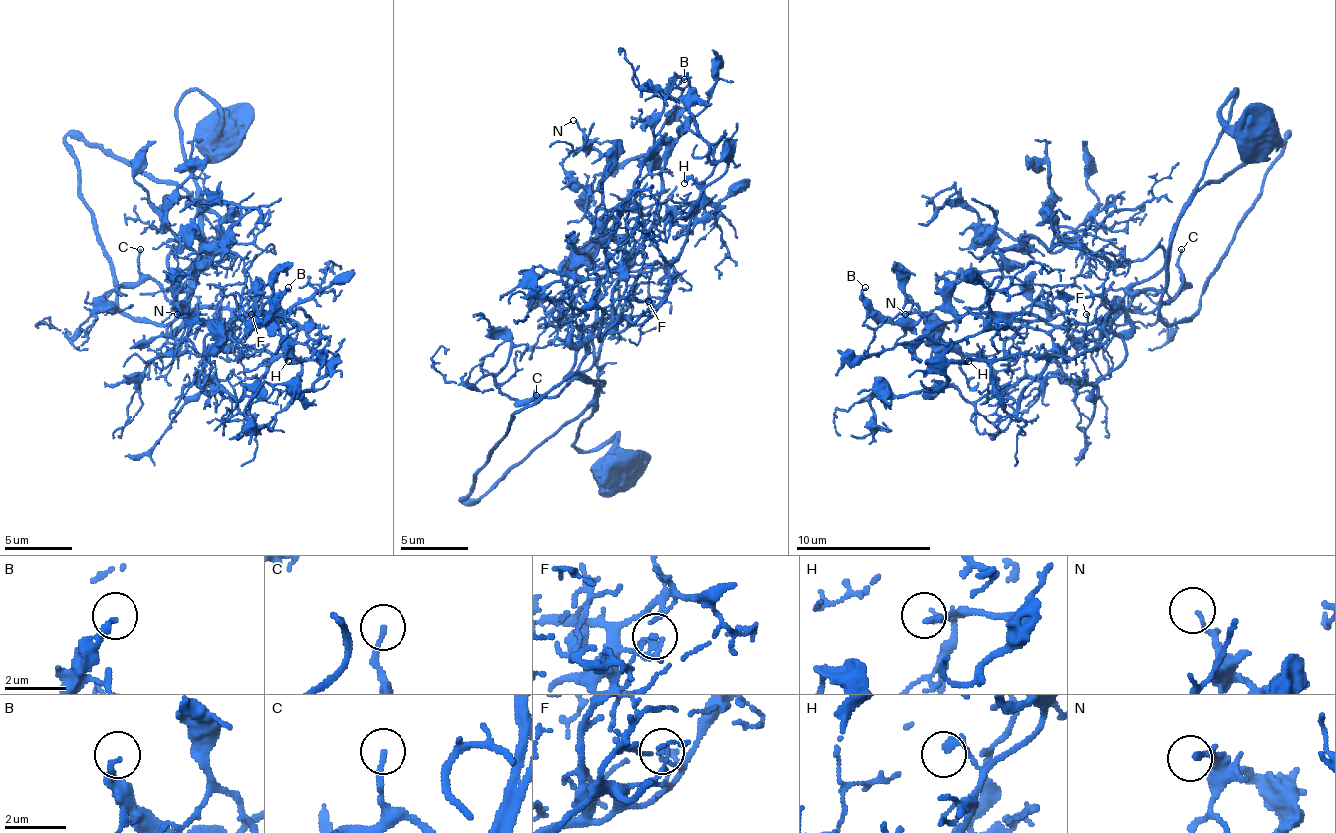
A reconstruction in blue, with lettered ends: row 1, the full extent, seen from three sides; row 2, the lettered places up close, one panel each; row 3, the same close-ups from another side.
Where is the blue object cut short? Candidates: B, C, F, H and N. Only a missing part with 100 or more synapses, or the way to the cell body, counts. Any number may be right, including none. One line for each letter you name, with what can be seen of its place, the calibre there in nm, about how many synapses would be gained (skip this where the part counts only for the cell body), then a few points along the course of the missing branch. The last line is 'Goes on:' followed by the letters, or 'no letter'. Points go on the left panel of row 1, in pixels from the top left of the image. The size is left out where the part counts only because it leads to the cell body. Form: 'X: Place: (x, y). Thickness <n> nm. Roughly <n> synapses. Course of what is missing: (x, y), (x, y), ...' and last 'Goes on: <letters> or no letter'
C: Place: (140, 249). Thickness 190 nm. Roughly 300 synapses. Course of what is missing: (140, 249), (114, 253), (133, 253), (107, 222), (143, 206), (127, 236), (107, 179)
Goes on: C

